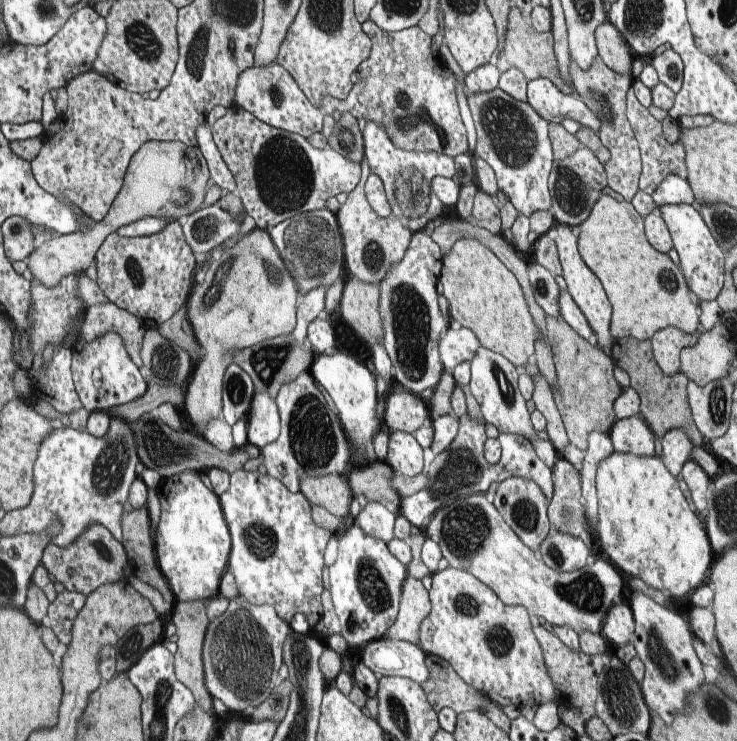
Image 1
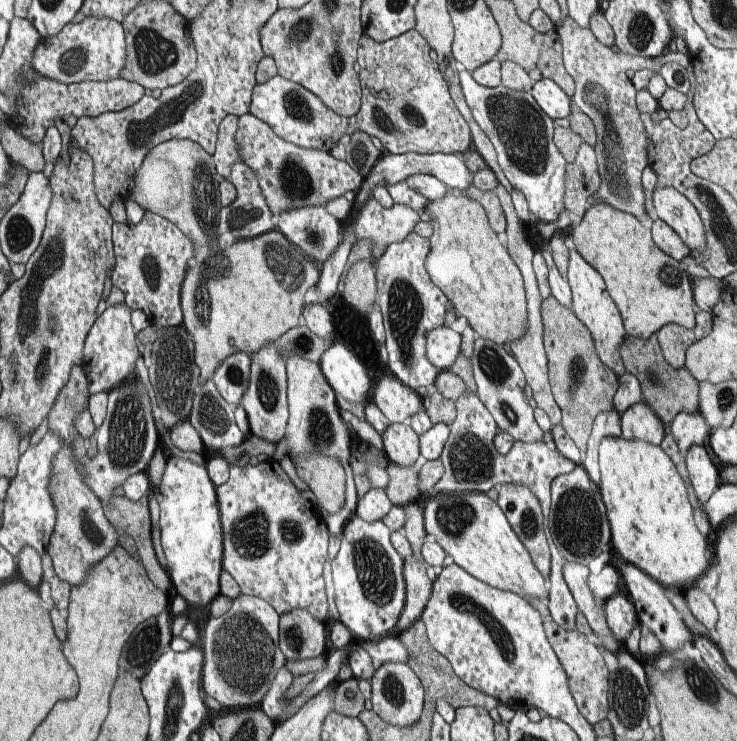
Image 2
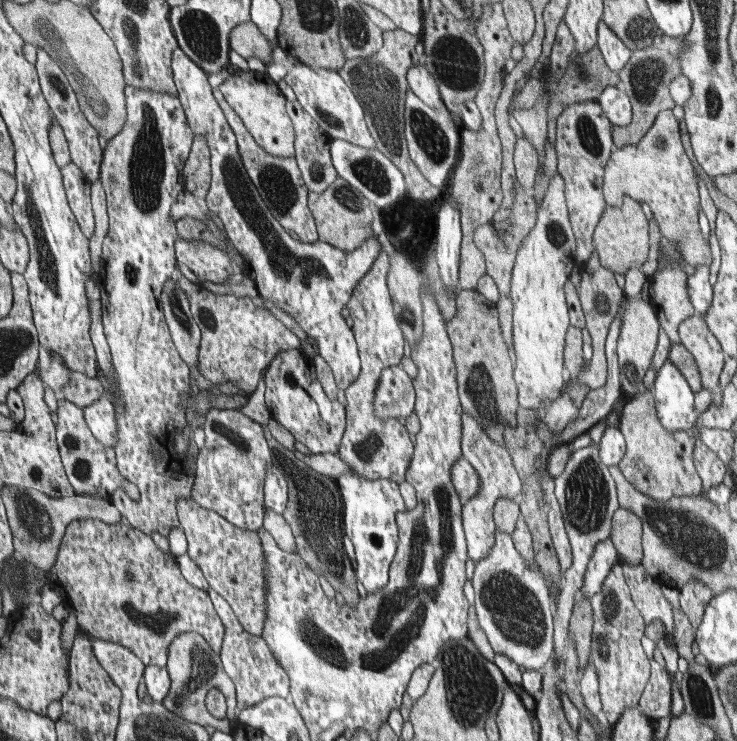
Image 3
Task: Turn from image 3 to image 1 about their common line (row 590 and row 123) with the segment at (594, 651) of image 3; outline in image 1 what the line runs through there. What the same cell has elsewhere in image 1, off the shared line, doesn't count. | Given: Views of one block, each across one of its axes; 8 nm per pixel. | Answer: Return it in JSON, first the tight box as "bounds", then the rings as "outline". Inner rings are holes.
{"bounds":[569,56,642,202],"outline":[[[601,56],[596,58],[588,70],[584,70],[578,63],[571,60],[569,73],[576,96],[580,97],[584,104],[591,108],[594,116],[599,118],[599,127],[596,132],[611,154],[610,160],[603,164],[607,174],[607,185],[614,192],[618,192],[625,201],[631,202],[638,192],[642,170],[639,142],[627,117],[627,92],[632,87],[634,78],[609,69]]]}

